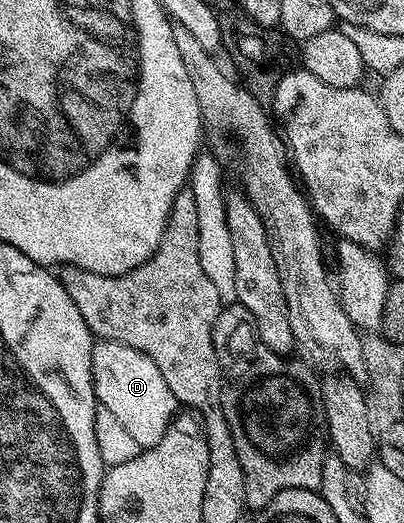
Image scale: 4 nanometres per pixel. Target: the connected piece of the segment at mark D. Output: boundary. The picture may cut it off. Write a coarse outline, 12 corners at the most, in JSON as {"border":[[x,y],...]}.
{"border":[[98,340],[93,390],[135,443],[159,443],[179,409],[159,367]]}

